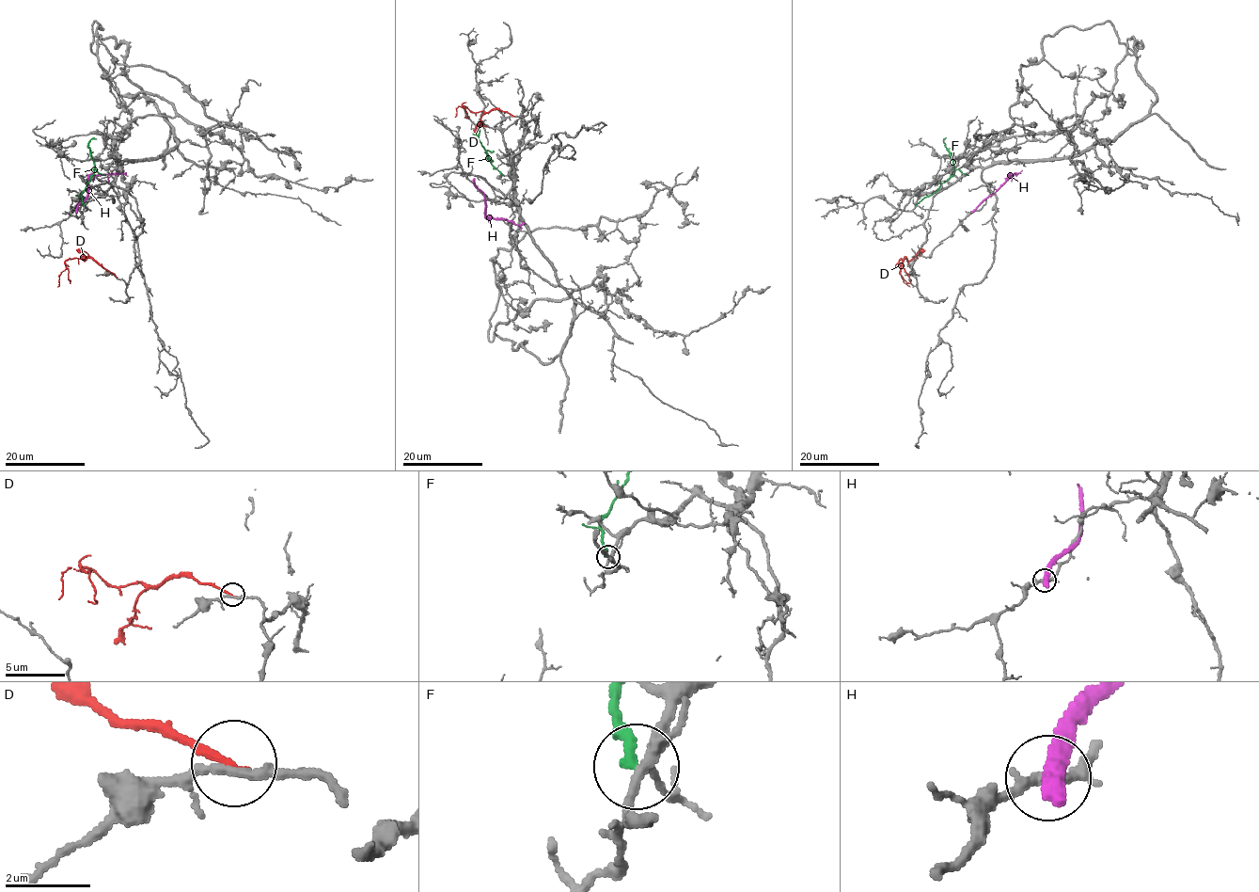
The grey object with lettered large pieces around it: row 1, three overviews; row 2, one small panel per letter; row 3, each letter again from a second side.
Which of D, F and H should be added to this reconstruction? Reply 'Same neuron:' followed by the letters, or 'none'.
Same neuron: none

